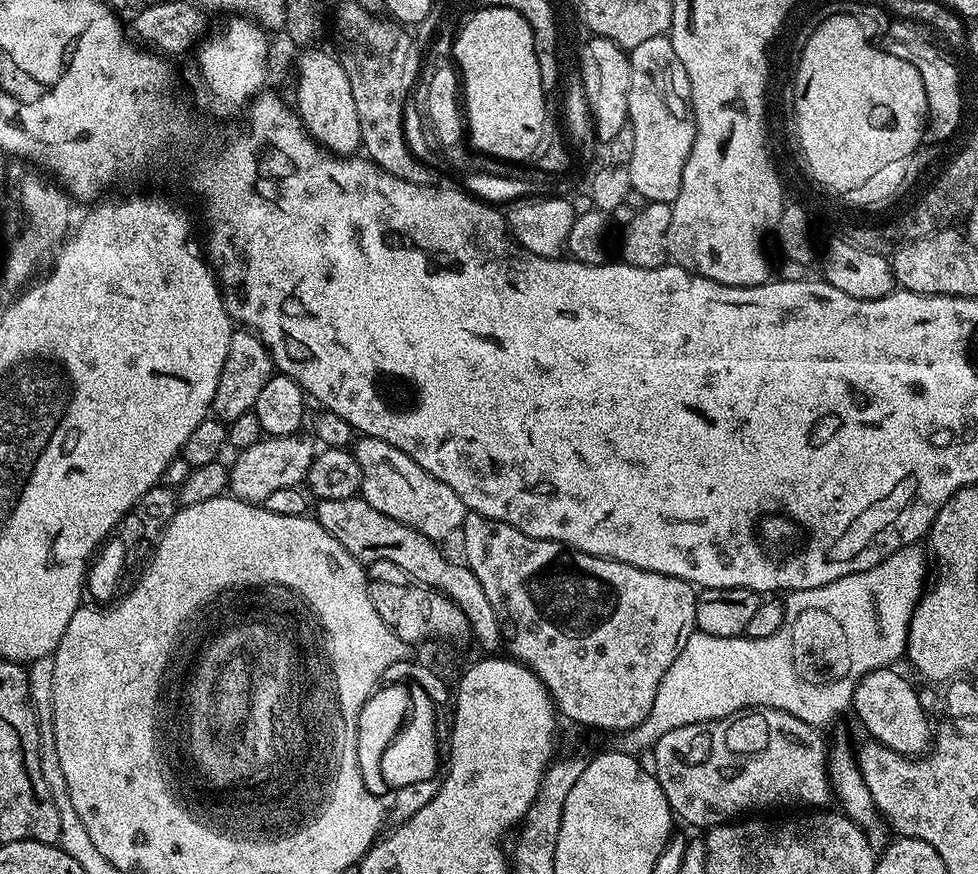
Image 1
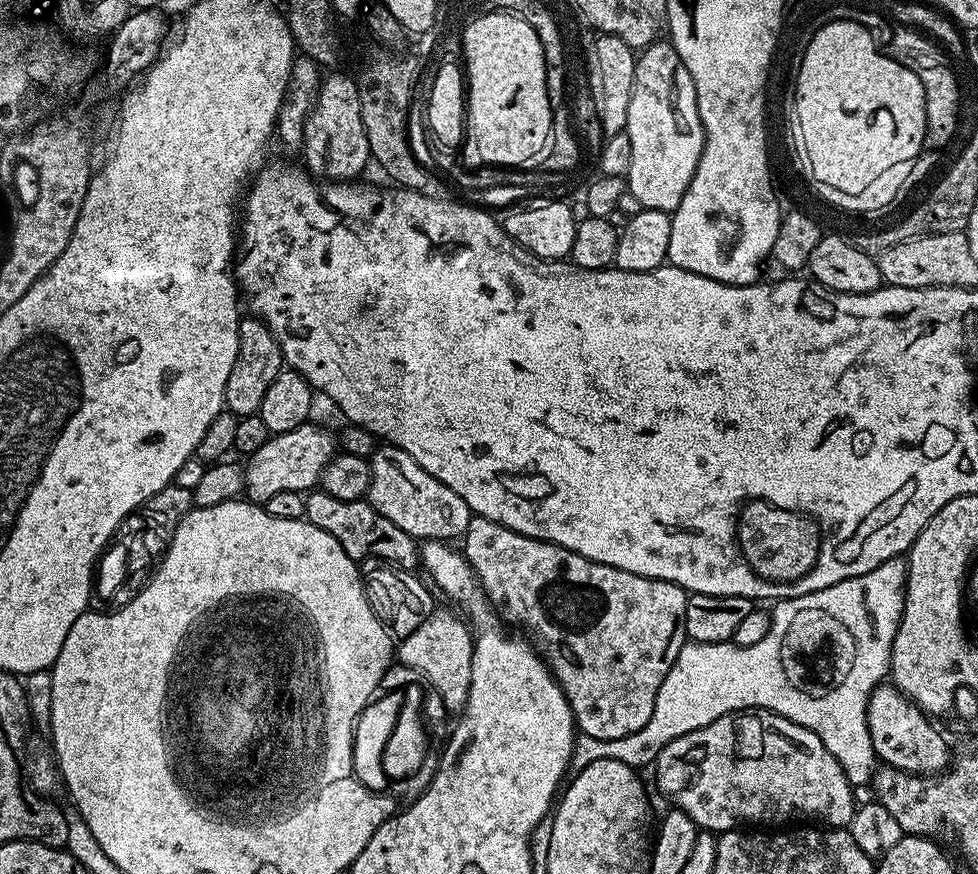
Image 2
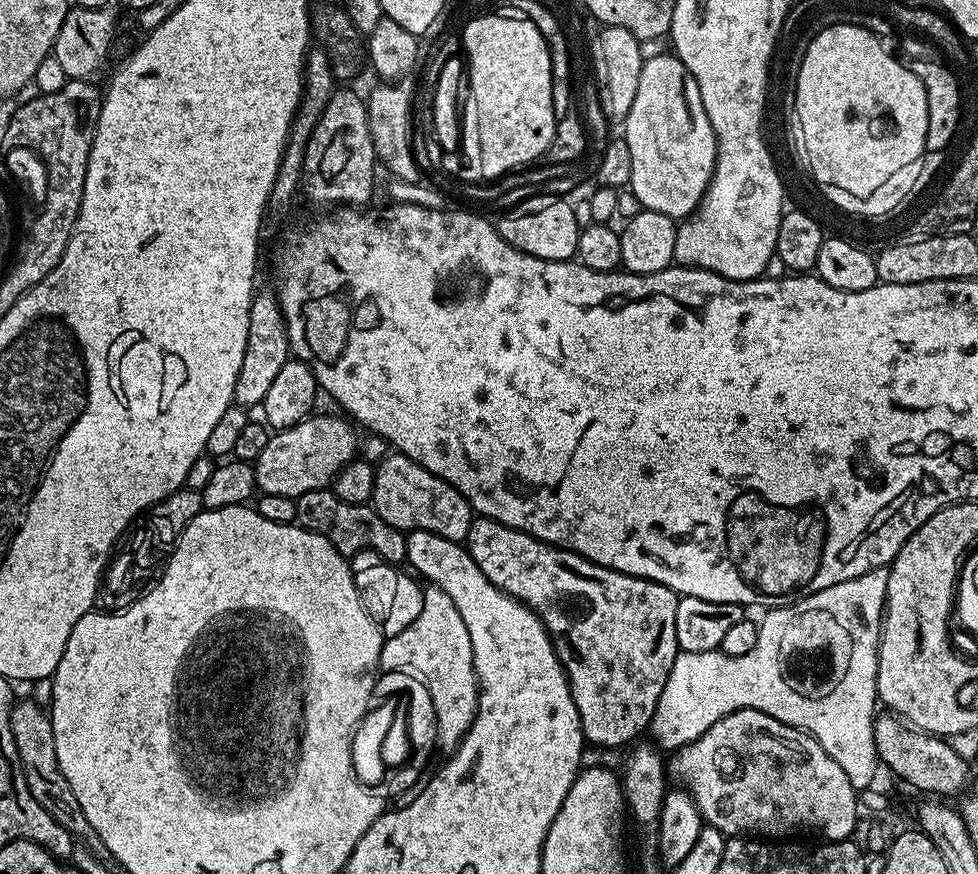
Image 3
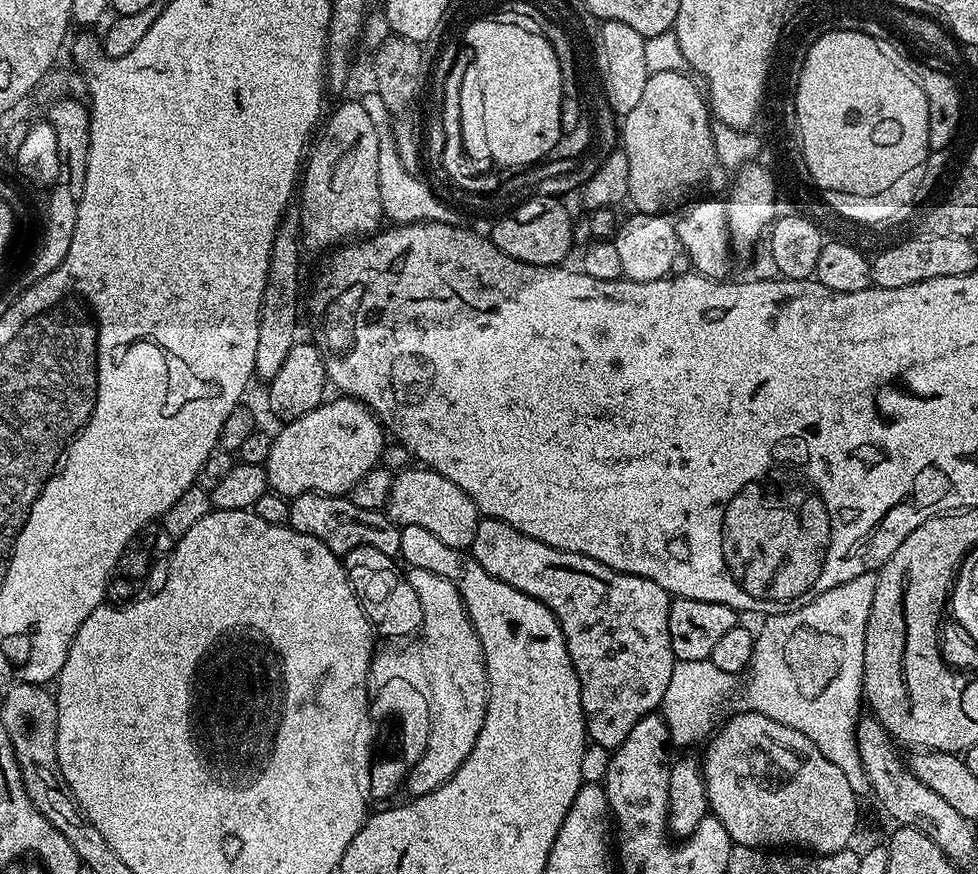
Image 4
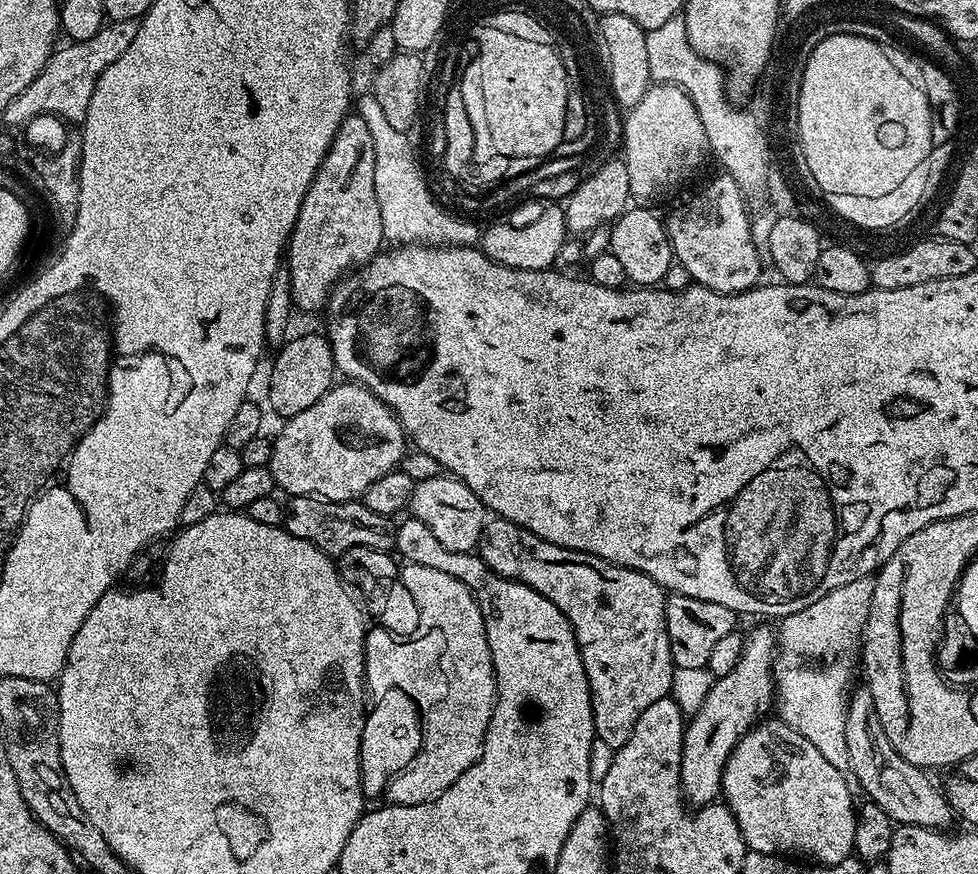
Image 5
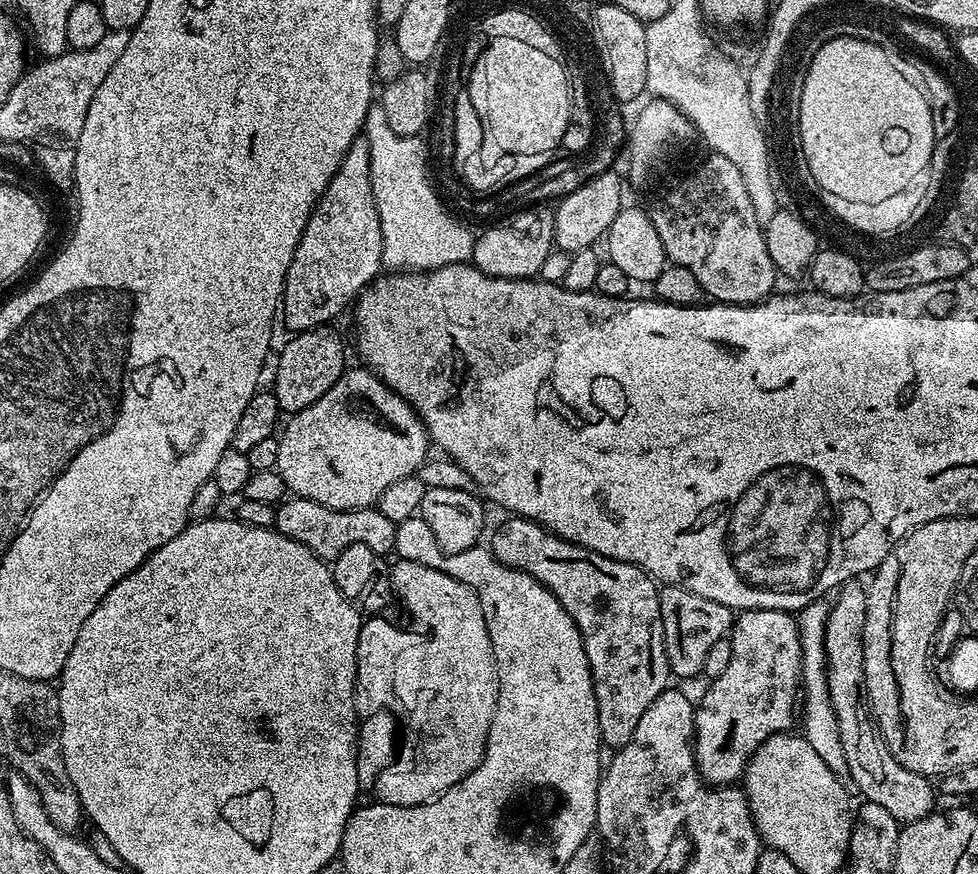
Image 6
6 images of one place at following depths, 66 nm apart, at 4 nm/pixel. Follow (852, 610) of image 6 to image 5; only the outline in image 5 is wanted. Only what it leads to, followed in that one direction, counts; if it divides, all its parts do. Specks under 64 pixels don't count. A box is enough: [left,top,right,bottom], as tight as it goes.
[844,686,954,830]

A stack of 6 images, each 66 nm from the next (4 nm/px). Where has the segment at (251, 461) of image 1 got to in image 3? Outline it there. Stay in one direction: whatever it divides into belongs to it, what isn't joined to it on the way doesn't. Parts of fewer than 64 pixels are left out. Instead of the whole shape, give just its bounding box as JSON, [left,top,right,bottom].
[254,414,358,498]

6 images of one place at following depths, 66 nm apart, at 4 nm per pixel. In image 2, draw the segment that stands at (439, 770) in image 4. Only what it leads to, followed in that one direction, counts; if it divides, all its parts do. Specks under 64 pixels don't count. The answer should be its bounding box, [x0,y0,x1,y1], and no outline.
[398,610,474,714]

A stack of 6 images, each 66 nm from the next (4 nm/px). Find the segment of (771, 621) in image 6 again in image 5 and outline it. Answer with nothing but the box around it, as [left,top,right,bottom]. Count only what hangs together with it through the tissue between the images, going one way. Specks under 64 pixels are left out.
[680,628,777,809]

